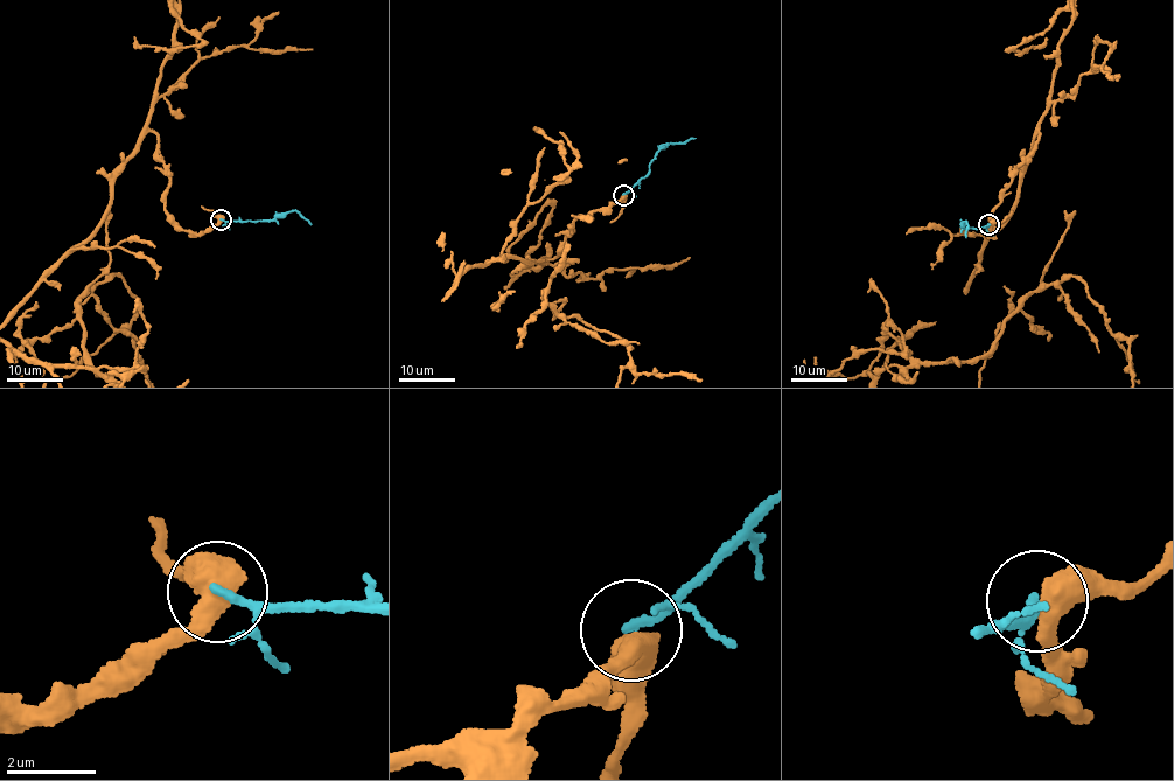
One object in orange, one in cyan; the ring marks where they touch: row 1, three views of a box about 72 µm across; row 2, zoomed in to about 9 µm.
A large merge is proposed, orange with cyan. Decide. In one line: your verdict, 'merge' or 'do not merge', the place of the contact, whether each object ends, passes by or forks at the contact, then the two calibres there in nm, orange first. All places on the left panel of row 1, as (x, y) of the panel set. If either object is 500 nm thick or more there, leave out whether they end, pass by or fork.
do not merge | (221, 220) | 550/130 nm

